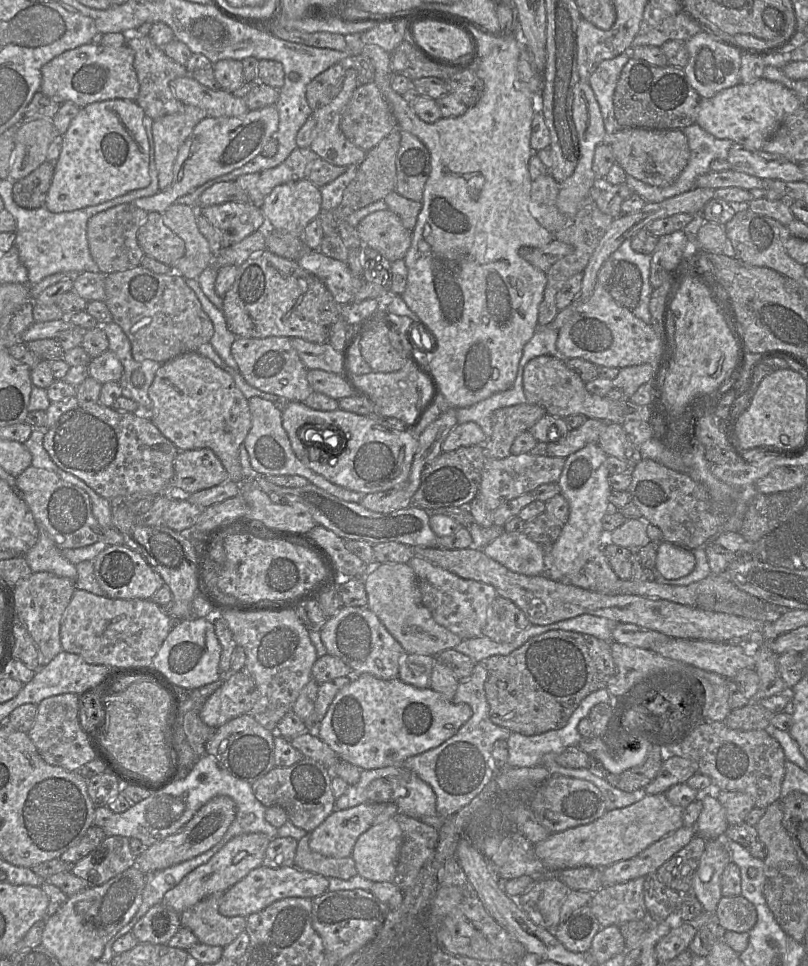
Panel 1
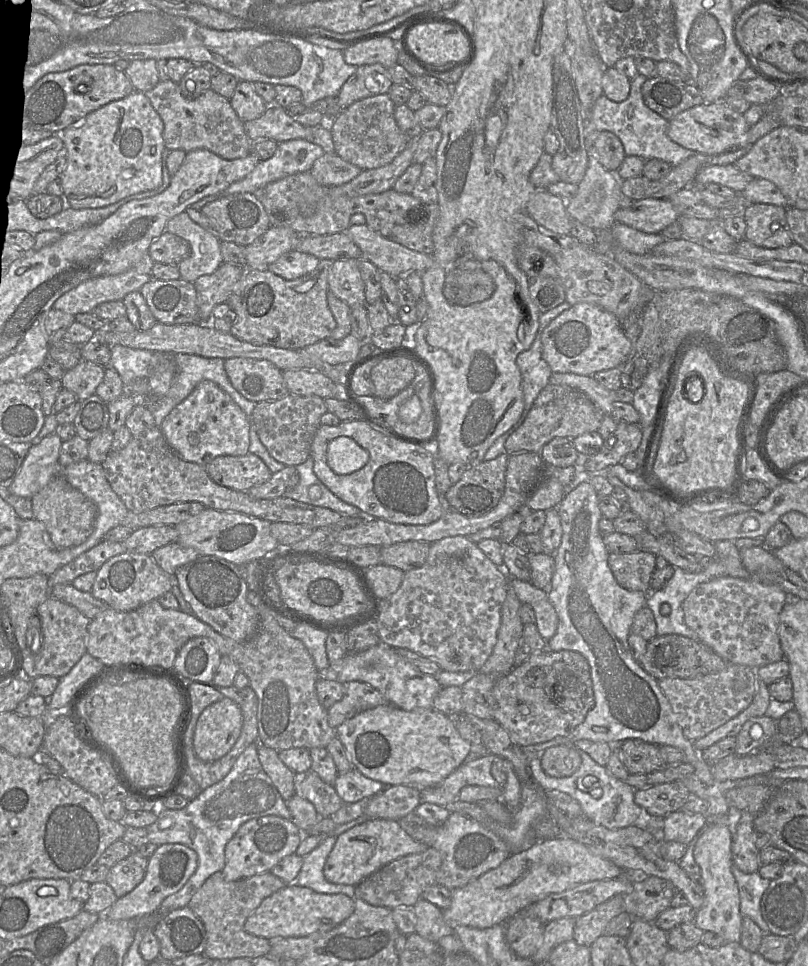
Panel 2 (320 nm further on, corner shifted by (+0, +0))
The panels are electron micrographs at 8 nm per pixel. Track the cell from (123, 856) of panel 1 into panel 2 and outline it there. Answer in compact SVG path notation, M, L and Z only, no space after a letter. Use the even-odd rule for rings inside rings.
M134 850L127 858L109 868L105 882L111 886L118 898L128 894L142 882L148 859Z

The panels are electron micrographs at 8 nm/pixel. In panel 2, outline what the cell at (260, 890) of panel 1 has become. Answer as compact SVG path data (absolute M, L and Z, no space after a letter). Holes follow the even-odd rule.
M288 883L266 897L246 919L245 930L255 936L277 940L326 932L346 920L354 911L354 900L345 894L318 893L310 888Z

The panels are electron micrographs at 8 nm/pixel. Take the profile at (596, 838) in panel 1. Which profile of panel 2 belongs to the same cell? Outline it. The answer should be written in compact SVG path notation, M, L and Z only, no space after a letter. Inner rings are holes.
M566 835L537 840L528 849L512 853L498 867L452 890L452 903L443 910L443 917L451 927L484 929L497 924L505 926L505 922L517 912L551 894L590 881L616 878L623 873L613 862L593 854L585 845Z

